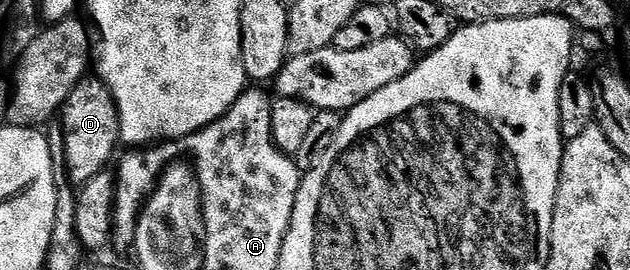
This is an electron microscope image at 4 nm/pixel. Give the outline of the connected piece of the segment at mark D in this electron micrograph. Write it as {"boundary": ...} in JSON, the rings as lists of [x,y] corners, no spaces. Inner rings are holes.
{"boundary":[[[87,76],[73,90],[69,99],[59,111],[59,128],[63,132],[65,152],[65,170],[69,173],[68,181],[74,187],[80,188],[87,184],[99,172],[110,165],[113,153],[119,150],[121,141],[121,121],[115,100],[101,79]]]}

